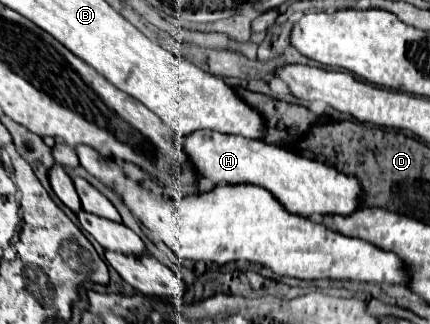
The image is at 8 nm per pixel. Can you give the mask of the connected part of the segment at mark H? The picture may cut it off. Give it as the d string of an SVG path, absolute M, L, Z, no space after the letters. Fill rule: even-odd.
M199 130L183 138L183 148L189 154L191 162L213 184L253 184L267 188L269 192L283 202L291 214L307 216L319 214L327 216L347 216L359 210L363 200L363 188L357 178L351 178L333 166L323 162L303 158L291 150L271 146L263 140L247 140L243 136L231 136L211 130Z

